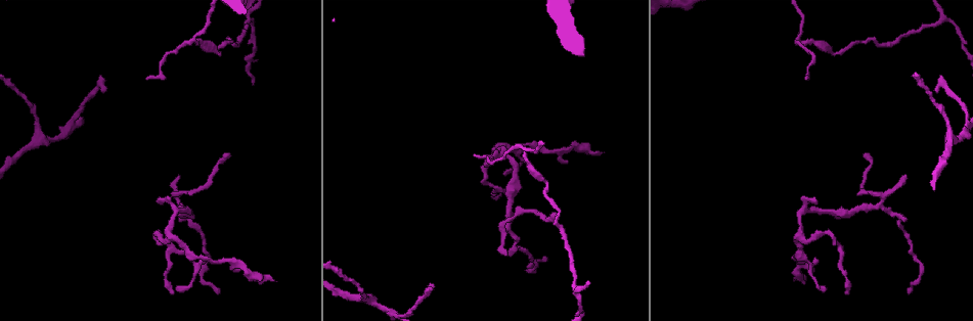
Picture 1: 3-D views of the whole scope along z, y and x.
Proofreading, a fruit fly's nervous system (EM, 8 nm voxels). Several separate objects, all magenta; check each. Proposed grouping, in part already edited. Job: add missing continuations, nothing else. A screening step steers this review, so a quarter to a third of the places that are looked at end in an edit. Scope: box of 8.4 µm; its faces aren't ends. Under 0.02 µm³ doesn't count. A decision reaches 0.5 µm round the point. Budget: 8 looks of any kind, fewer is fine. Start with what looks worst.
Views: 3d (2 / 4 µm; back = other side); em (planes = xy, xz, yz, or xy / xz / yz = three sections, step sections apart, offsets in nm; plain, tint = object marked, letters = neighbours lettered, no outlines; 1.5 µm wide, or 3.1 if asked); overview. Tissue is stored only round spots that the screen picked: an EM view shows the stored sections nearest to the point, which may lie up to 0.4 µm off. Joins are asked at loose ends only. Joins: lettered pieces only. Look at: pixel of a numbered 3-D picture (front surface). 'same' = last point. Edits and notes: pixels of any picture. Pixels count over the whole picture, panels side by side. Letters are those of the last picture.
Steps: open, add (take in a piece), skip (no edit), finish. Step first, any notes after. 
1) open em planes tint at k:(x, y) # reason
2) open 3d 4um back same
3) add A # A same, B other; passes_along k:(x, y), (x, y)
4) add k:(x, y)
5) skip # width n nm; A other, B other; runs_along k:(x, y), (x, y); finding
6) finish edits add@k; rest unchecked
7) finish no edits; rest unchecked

open em xz step 4 tint at 1:(431, 284) # end of a long branch

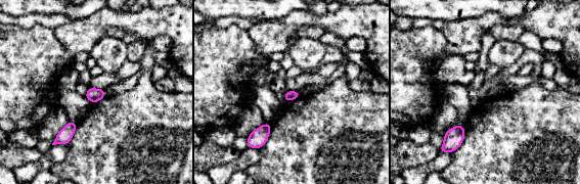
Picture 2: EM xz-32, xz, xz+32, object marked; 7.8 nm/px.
open em planes letters same # another direction

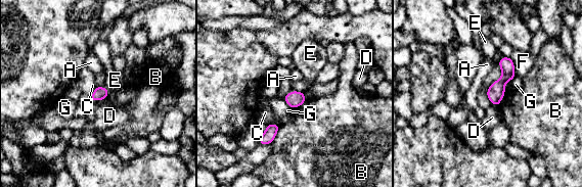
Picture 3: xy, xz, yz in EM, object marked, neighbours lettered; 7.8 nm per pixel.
skip # longest_contact B 170 nm; A other, B other, C other, D other, E other, F other, G other; runs_along 3:(507, 59), (495, 102); no lettered piece goes on from it

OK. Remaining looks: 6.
open em xy step 4 tint at 1:(805, 278) # an open end

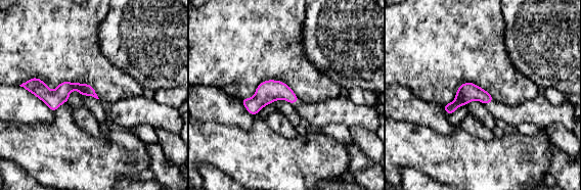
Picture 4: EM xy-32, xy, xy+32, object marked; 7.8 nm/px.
open em planes letters same # another direction

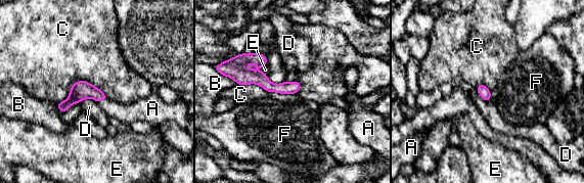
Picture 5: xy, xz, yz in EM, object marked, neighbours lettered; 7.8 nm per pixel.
add A # longest_contact C 420 nm; A same, B other, C other, D other, E other, F other; passes_along 5:(80, 90), (103, 99), (127, 113); it goes on there

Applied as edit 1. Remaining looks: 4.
open 3d 4um at 1:(505, 255)

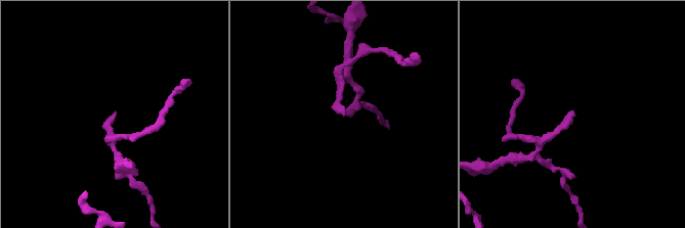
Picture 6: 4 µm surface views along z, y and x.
open em xy step 8 letters at 6:(115, 111) # now the EM

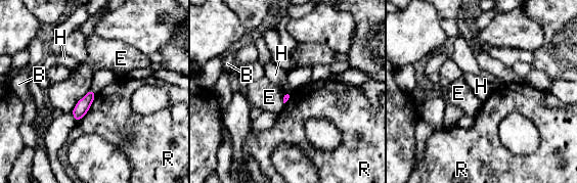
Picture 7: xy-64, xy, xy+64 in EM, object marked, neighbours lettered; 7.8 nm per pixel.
open em yz step 8 letters same

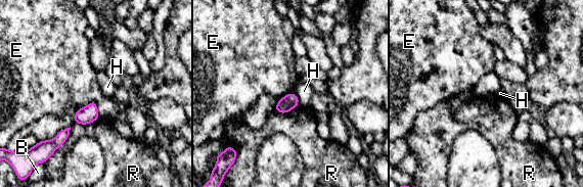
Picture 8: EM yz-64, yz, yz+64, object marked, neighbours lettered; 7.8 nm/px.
skip # longest_contact R 260 nm; B other, E other, H other, R other; no lettered piece goes on from it

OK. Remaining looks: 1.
finish edits add@5; rest unchecked

